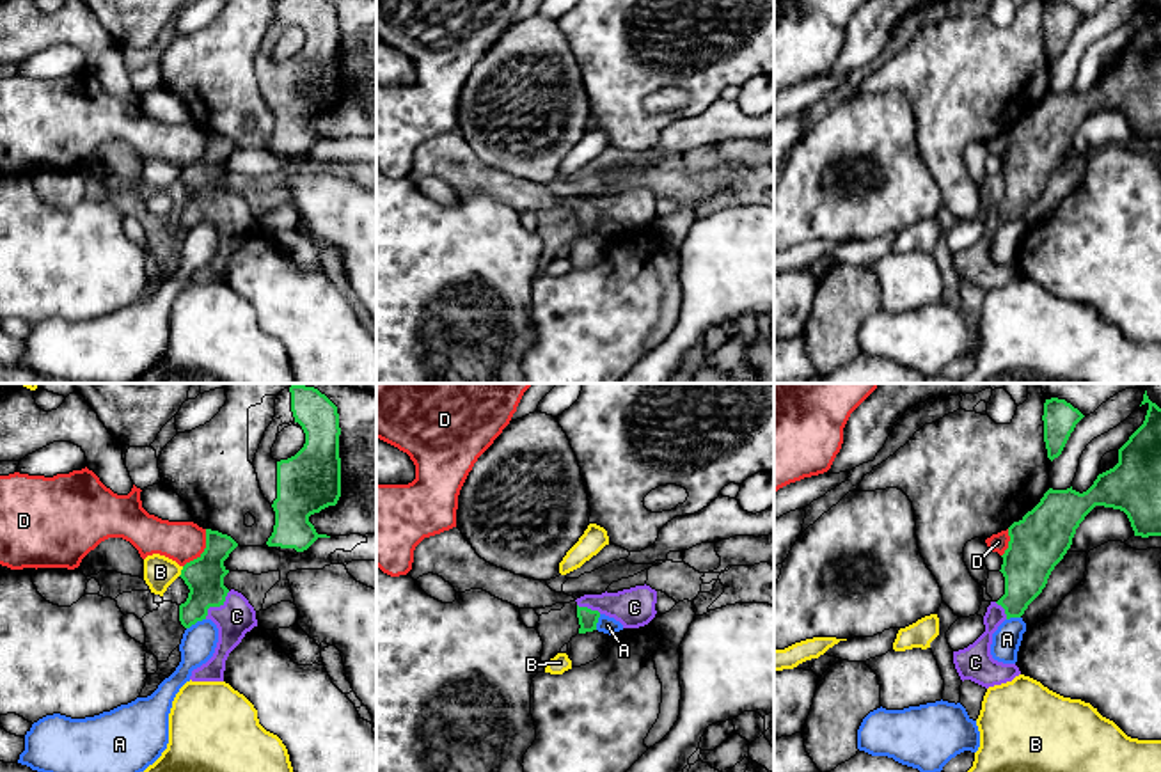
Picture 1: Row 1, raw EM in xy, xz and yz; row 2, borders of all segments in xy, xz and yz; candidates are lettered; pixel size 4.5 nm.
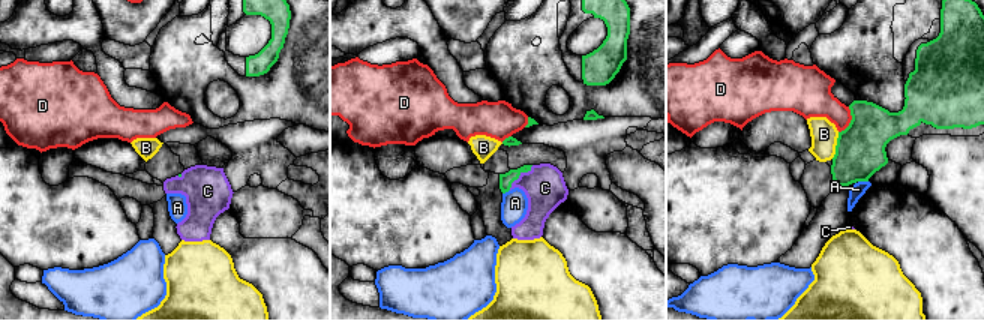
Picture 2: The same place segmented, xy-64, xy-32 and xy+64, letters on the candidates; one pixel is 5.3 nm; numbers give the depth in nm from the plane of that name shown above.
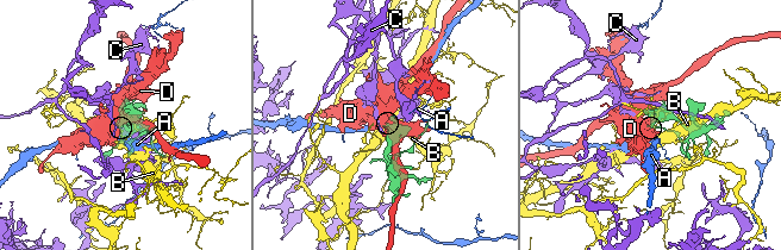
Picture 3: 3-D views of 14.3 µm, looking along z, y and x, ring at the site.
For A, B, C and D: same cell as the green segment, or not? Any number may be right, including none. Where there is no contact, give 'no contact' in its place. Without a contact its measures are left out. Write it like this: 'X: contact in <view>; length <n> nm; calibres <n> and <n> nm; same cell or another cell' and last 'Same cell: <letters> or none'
A: contact in xy; length 100 nm; calibres 180 and 160 nm; another cell
B: contact in xy; length 50 nm; calibres 180 and 150 nm; another cell
C: contact in xy; length 170 nm; calibres 180 and 170 nm; same cell
D: contact in xy; length 200 nm; calibres 180 and 190 nm; another cell
Same cell: C

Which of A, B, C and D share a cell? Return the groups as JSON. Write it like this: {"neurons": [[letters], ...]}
{"neurons": [["A"], ["B"], ["C"], ["D"]]}

